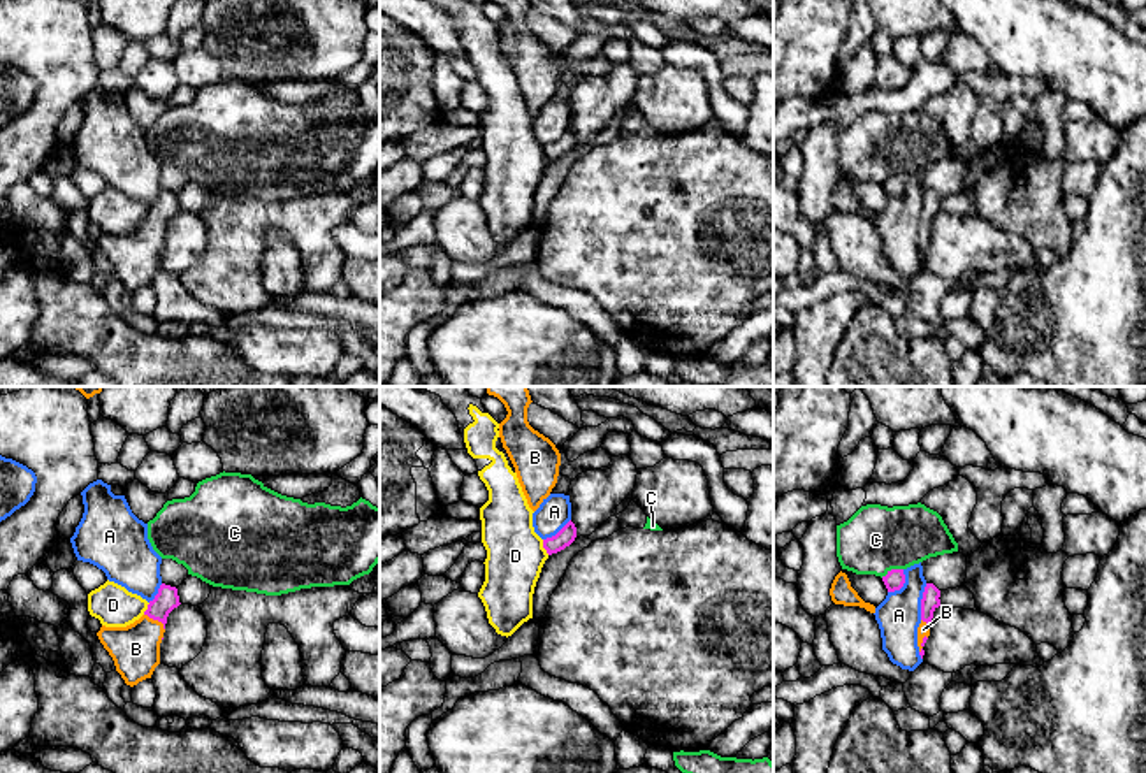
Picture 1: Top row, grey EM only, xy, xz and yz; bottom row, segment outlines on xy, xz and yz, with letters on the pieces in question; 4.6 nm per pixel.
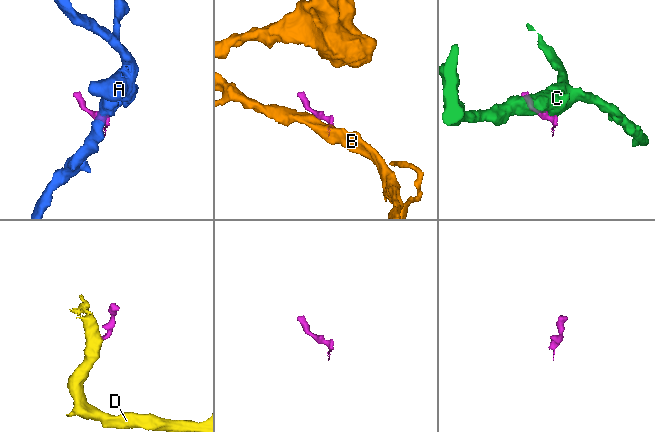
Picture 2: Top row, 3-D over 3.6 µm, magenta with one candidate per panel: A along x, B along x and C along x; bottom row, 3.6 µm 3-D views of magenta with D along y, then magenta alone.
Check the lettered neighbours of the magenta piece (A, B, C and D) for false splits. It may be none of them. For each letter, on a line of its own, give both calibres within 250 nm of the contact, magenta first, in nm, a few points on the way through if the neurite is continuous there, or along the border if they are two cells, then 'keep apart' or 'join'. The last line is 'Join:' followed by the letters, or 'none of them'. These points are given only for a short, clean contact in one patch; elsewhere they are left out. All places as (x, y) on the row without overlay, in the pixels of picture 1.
A: 80 nm thick on the magenta side, 200 nm on the other; border along yz (927, 190), (921, 201), (920, 225); keep apart
B: 100 nm thick on the magenta side, 220 nm on the other; runs through xy (166, 206), (157, 225), (136, 255); join
C: 90 nm thick on the magenta side, 300 nm on the other; border along yz (902, 174), (892, 174), (881, 183); keep apart
D: 80 nm thick on the magenta side, 260 nm on the other; border along xz (542, 146), (549, 160); keep apart
Join: B

